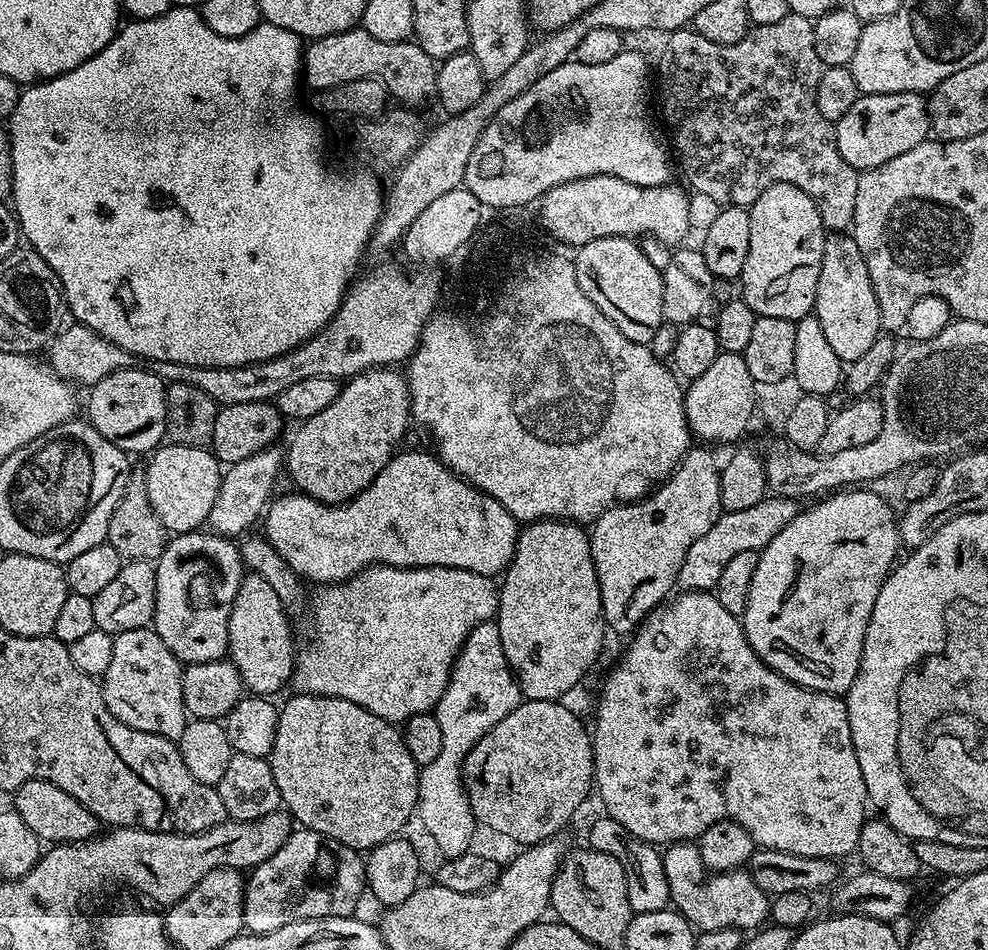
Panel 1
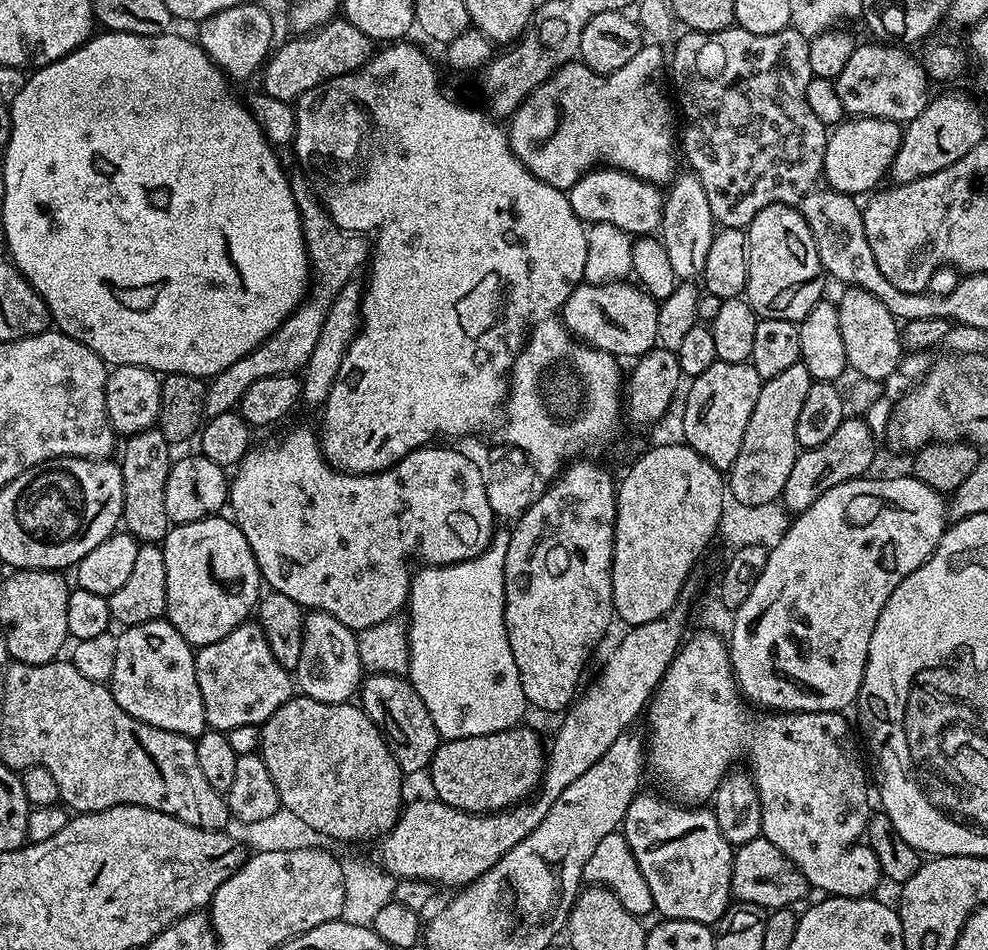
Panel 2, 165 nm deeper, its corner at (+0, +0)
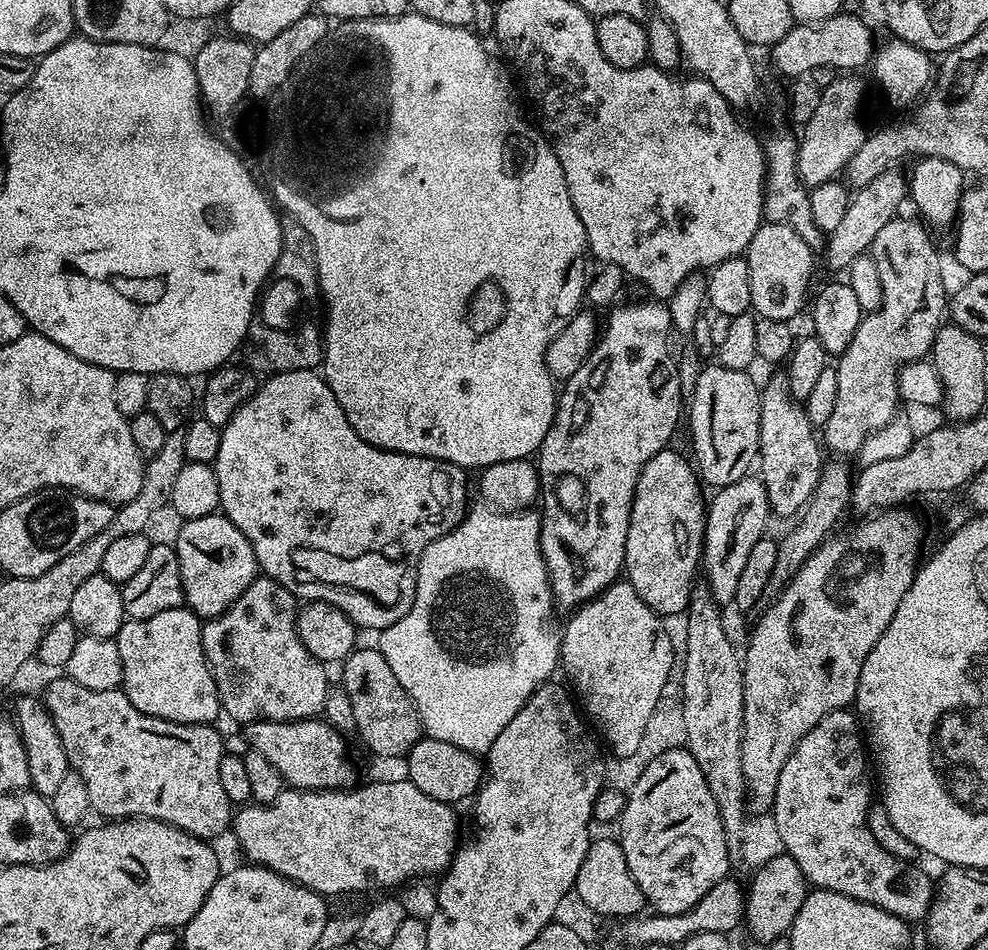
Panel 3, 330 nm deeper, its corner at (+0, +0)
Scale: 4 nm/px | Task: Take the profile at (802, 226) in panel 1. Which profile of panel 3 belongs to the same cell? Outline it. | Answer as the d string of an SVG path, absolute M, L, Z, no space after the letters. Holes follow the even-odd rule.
M761 223L750 242L746 259L750 266L751 311L757 317L795 321L800 311L809 303L808 287L812 284L812 256L814 250L790 226Z

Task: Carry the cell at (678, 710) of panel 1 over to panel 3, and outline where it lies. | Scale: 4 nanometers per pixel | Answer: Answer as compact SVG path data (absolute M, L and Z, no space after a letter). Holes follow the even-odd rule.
M839 708L837 712L822 718L822 722L814 726L814 730L800 739L786 766L782 766L770 814L777 823L785 853L794 858L794 862L798 862L798 870L802 870L809 885L846 894L870 906L878 906L905 922L923 921L932 904L933 881L928 881L928 876L922 869L912 868L916 866L909 866L905 861L894 858L894 854L886 854L886 850L882 850L882 846L874 842L874 834L870 834L868 825L868 809L874 800L874 780L873 777L872 780L868 777L867 759L869 757L862 739L861 721L855 711Z

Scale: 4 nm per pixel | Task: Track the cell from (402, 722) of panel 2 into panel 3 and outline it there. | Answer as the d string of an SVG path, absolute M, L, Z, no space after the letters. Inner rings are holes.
M360 646L342 661L342 668L342 687L354 709L355 731L360 732L361 742L376 756L407 757L412 747L425 735L425 731L410 694L406 694L394 670L390 670L390 662L386 662L379 647Z

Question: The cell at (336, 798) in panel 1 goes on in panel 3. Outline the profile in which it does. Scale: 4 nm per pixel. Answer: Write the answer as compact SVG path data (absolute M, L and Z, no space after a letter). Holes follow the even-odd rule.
M323 718L310 720L253 720L243 729L245 739L251 745L251 751L266 754L274 770L282 774L285 785L306 792L323 792L325 790L344 790L353 783L356 768L348 757L348 744L345 733L339 732L333 724Z

